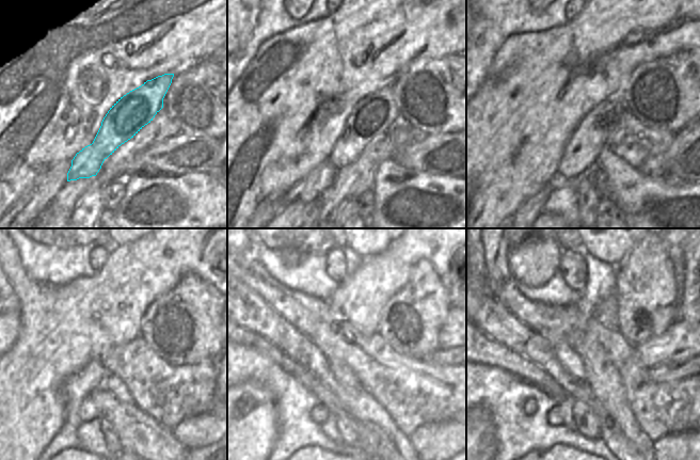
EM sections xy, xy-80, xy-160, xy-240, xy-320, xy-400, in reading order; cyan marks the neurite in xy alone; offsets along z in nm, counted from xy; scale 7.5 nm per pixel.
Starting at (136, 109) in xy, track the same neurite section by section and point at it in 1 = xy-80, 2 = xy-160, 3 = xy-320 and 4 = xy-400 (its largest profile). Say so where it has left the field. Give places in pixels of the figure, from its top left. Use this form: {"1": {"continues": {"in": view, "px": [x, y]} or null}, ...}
{"1": {"continues": {"in": "xy-80", "px": [374, 114]}}, "2": {"continues": {"in": "xy-160", "px": [581, 154]}}, "3": {"continues": {"in": "xy-320", "px": [319, 413]}}, "4": {"continues": {"in": "xy-400", "px": [554, 415]}}}

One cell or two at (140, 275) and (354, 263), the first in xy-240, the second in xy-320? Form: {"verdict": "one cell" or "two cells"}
{"verdict": "two cells"}

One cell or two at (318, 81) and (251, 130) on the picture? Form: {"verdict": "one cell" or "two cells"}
{"verdict": "one cell"}

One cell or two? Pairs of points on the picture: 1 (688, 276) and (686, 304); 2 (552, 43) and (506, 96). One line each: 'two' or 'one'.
1: one
2: one

